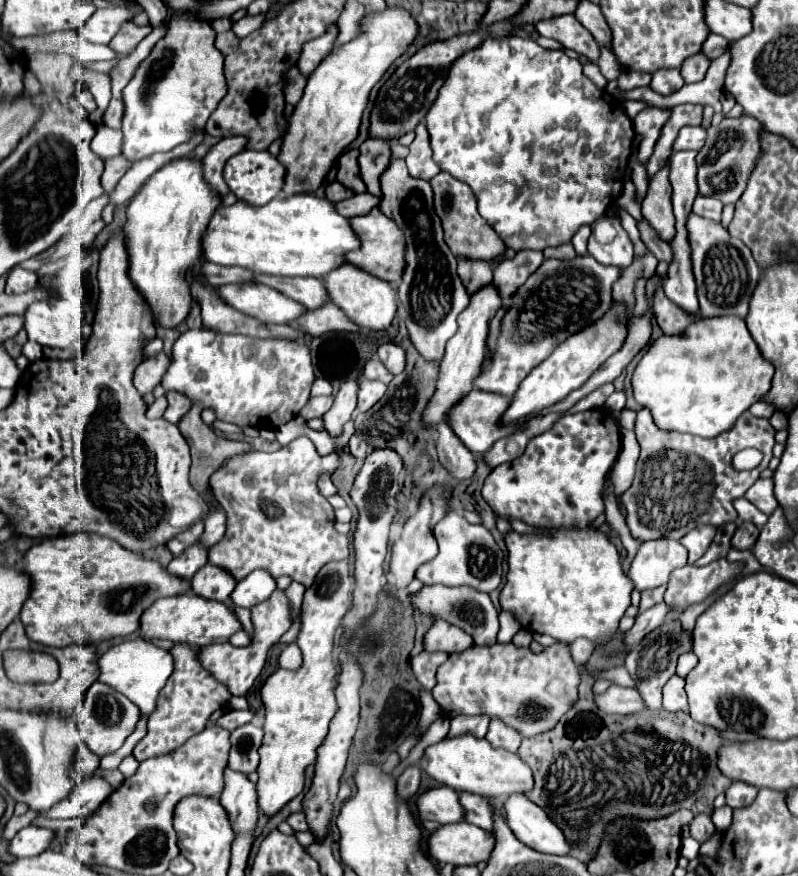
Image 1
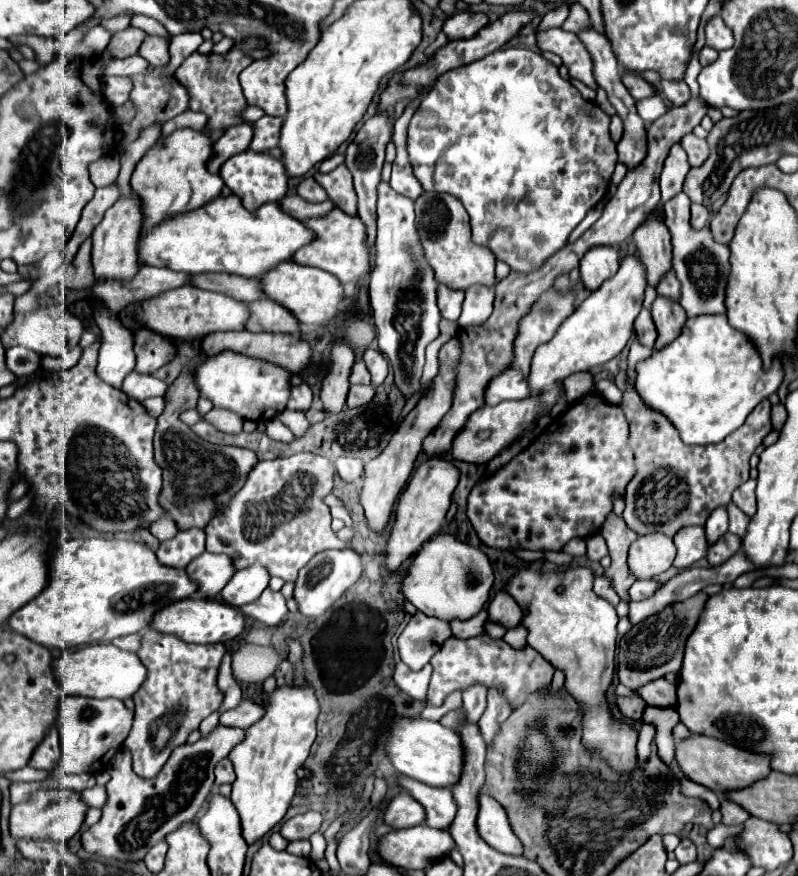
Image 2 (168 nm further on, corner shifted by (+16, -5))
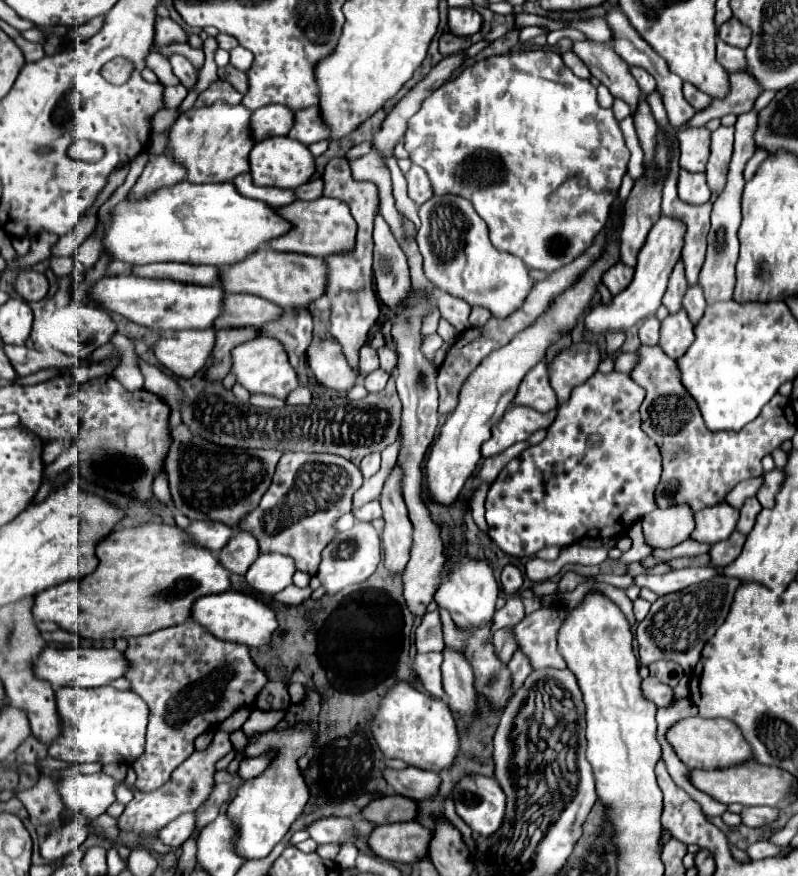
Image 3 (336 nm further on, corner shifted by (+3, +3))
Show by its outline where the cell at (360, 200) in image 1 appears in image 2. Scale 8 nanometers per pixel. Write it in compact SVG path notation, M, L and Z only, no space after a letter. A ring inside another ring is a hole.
M284 195L280 201L278 201L280 209L296 219L306 219L306 217L320 217L320 215L326 215L334 205L332 201L324 201L324 203L304 203L304 199L300 199L298 195Z

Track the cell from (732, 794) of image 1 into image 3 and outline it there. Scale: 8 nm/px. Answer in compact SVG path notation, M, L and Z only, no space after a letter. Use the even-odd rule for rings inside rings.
M745 807L741 811L741 821L747 827L765 827L773 823L779 815L779 809L773 807Z

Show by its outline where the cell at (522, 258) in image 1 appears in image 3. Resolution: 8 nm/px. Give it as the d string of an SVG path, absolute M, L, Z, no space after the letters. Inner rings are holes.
M475 307L469 315L469 323L471 327L483 327L489 321L489 311L485 311L485 307Z

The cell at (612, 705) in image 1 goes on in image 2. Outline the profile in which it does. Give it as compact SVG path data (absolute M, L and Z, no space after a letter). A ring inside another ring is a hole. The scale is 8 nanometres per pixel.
M634 695L634 697L618 697L616 705L618 705L622 715L632 717L632 719L642 719L642 713L646 709L646 701L642 697L638 697L638 695Z

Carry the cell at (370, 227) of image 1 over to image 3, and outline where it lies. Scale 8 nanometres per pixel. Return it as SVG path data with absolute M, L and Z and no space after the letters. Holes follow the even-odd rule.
M321 197L315 201L295 201L287 207L279 209L285 219L293 223L293 229L269 243L269 247L277 251L293 251L293 253L303 253L303 255L313 255L313 257L329 257L329 255L341 255L353 251L355 243L355 233L357 233L357 223L347 207L347 203L331 197Z

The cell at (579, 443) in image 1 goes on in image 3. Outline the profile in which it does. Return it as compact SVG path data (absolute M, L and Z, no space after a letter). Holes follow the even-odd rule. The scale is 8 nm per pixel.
M595 373L583 385L577 385L569 400L559 405L555 421L547 429L547 437L525 449L509 461L493 481L485 517L489 537L511 557L533 557L543 547L567 547L583 537L601 539L627 533L629 527L655 509L653 491L661 477L661 453L655 441L641 431L639 407L645 389L629 375Z

